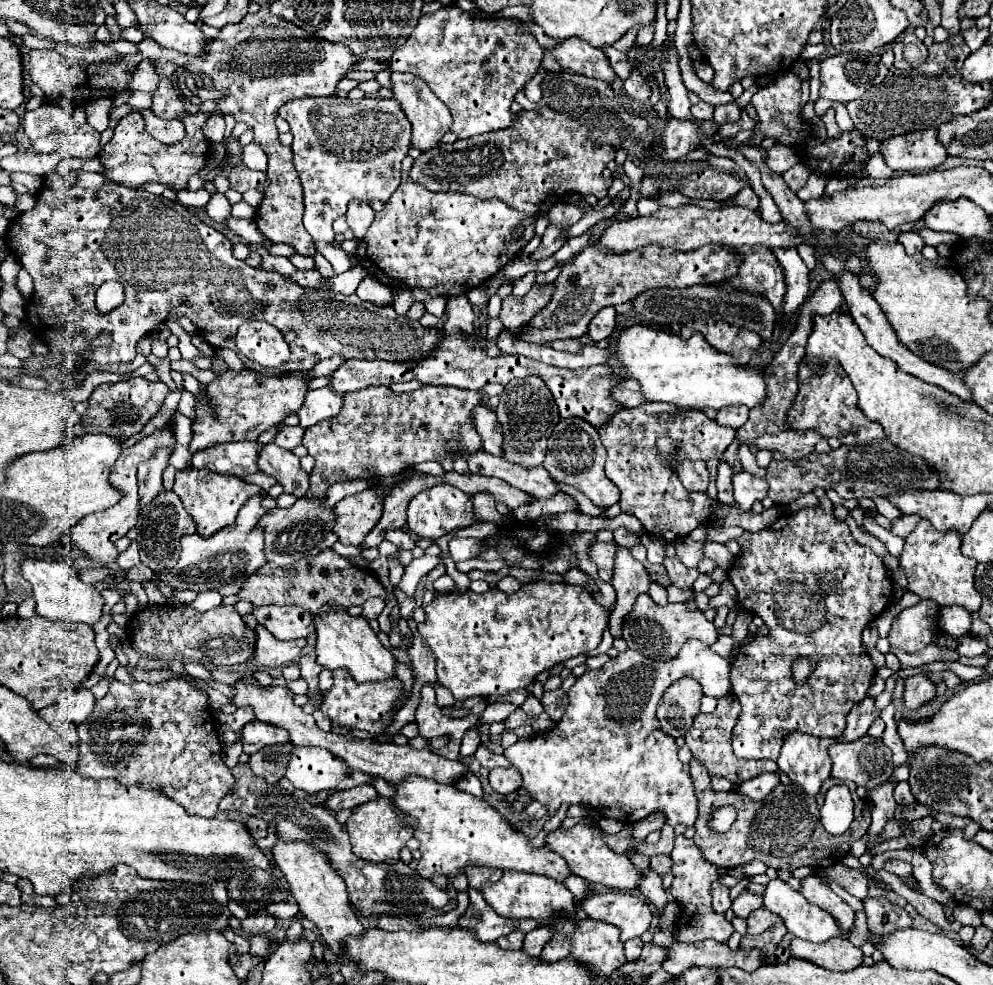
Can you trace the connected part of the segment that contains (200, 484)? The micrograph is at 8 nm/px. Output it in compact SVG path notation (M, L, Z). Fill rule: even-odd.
M191 466L177 472L175 484L173 484L173 492L181 498L185 510L197 522L197 534L201 534L201 536L211 536L213 532L233 524L241 506L250 497L261 491L262 489L257 485L246 483L237 476L225 476L225 474L217 474L217 472L209 472L209 470L195 470Z

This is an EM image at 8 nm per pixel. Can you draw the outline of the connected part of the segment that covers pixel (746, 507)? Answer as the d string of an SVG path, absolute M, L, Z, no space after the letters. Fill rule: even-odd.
M741 472L733 478L735 488L735 504L741 512L749 512L755 500L763 500L767 496L767 480L755 478L749 472Z

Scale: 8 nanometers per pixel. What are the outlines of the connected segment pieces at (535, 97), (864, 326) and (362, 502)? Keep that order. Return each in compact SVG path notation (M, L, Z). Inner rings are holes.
M537 74L537 76L533 76L525 86L523 86L523 92L525 92L525 96L531 100L531 102L539 102L541 100L541 88L539 88L539 82L541 82L541 74Z
M821 252L821 264L823 264L825 270L837 280L837 284L839 284L843 296L845 296L845 304L847 304L847 308L849 308L849 312L851 312L855 324L859 326L859 330L863 332L867 344L869 344L875 352L879 352L881 356L891 358L893 362L897 362L897 366L899 366L903 372L909 372L909 374L919 376L921 380L925 380L925 382L929 382L929 384L935 384L935 386L939 386L939 388L945 388L947 392L953 392L953 394L961 396L963 400L971 400L969 390L965 388L963 380L961 380L957 374L953 374L953 372L949 372L949 370L945 370L945 368L937 368L935 364L927 364L925 360L921 360L919 356L915 356L913 352L909 352L909 350L905 348L905 344L901 344L901 342L897 340L897 336L895 336L891 324L887 322L887 318L885 318L885 314L883 314L883 310L881 310L879 304L873 300L873 296L861 286L859 276L847 272L843 258L835 258L831 252Z
M373 488L359 494L347 496L335 504L335 526L333 532L339 536L339 542L359 546L371 528L379 522L383 512L383 502Z

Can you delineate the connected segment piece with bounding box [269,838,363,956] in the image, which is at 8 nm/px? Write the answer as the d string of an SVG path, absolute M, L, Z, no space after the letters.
M277 838L275 846L269 850L269 856L273 858L275 866L285 874L291 886L291 894L299 904L299 912L321 930L325 942L333 948L337 956L341 956L341 940L349 934L361 934L363 926L357 920L355 908L349 904L343 878L331 868L329 856L325 856L325 852L317 846L303 840L287 842L283 838Z

